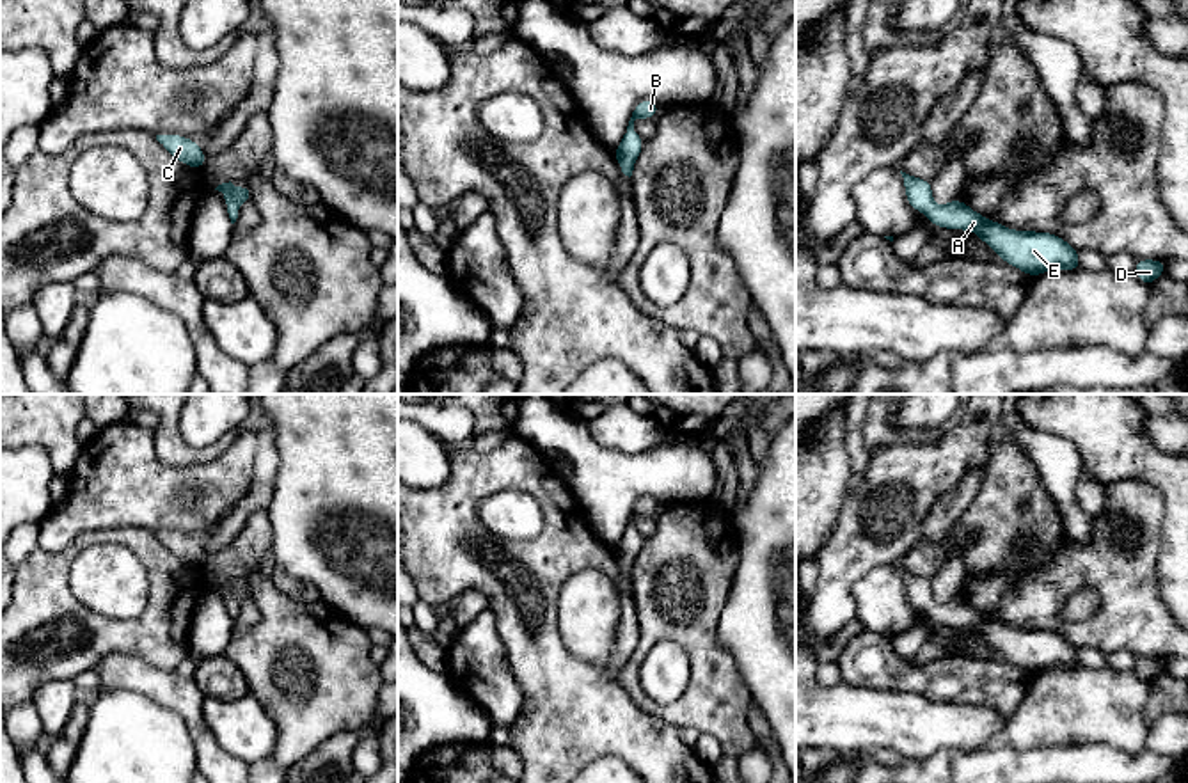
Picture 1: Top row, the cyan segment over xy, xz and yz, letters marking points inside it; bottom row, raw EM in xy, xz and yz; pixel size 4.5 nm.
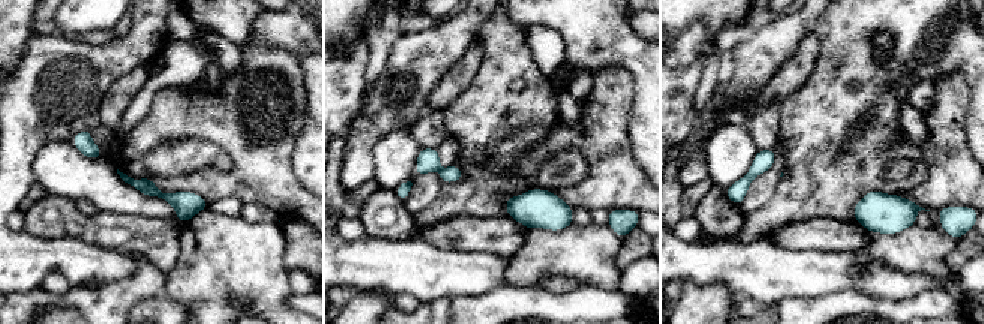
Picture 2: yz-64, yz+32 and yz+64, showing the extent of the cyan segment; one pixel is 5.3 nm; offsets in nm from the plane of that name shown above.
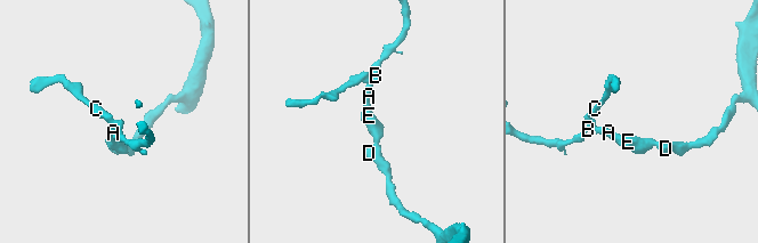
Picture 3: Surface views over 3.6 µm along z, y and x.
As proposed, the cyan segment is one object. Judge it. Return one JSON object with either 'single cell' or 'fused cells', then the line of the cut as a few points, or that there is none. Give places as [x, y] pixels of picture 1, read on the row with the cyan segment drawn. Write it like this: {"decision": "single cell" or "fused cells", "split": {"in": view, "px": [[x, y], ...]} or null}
{"decision": "single cell", "split": null}

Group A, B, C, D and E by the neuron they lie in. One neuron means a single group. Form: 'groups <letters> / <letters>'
groups A B C D E

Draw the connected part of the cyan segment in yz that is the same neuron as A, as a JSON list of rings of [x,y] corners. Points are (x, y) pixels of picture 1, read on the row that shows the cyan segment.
[[[902,172],[909,206],[925,213],[934,227],[962,229],[980,236],[1002,261],[1019,268],[1030,277],[1049,270],[1073,272],[1081,268],[1078,249],[1053,233],[1014,231],[973,211],[961,199],[936,206],[932,183]]]

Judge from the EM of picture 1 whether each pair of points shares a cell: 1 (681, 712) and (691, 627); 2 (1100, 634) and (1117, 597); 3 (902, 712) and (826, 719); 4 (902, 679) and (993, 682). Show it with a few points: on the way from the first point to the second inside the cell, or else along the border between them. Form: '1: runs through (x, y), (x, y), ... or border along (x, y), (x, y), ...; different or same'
1: runs through (702, 691), (702, 648); same
2: runs through (1108, 625), (1117, 616), (1117, 606); same
3: runs through (883, 718), (846, 719); same
4: runs through (926, 673), (936, 668), (965, 668), (970, 672); same

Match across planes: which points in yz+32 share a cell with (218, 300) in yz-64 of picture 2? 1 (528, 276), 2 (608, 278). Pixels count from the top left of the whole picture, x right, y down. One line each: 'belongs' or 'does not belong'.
1: belongs
2: belongs

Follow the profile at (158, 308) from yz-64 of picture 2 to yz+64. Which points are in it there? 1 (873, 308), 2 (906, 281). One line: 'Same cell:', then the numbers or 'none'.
Same cell: 1

